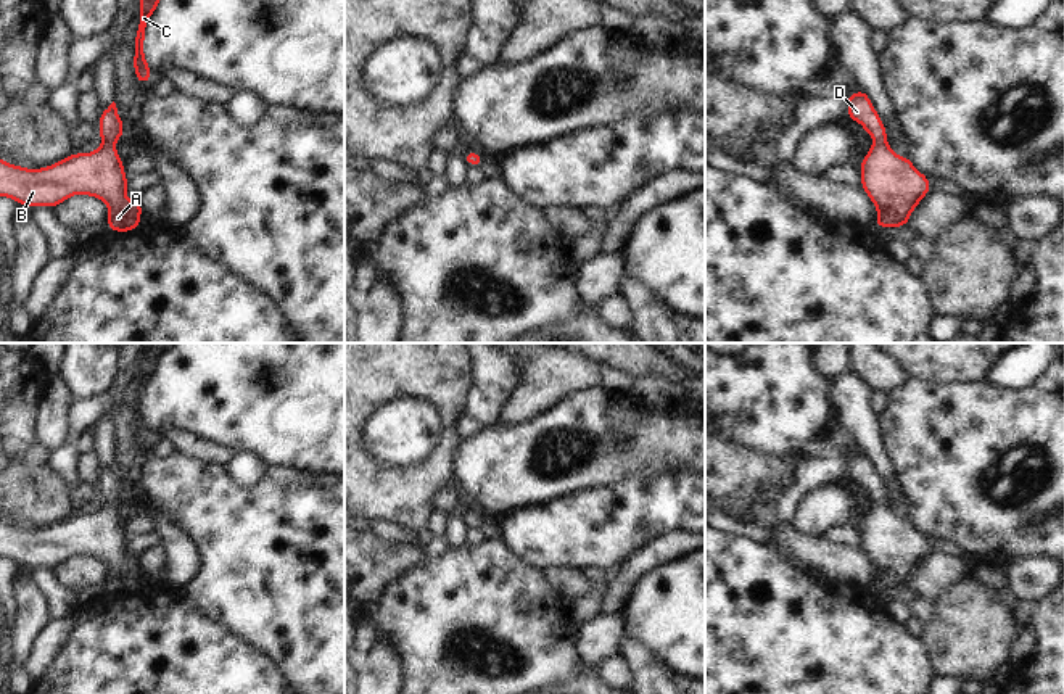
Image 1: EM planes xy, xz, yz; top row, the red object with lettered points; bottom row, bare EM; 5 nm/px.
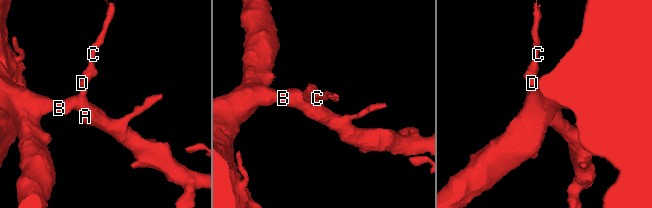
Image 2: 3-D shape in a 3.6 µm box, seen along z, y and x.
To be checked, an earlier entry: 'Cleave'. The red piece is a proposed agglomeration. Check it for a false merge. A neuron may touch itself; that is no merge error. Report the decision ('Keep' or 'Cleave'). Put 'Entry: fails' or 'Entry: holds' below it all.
Keep.
Entry: fails

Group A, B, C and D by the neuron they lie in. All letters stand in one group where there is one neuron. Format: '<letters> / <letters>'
A B C D

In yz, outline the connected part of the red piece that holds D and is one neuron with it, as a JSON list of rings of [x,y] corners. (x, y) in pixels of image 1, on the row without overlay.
[[[863,449],[847,457],[847,475],[874,501],[860,523],[860,547],[877,570],[874,588],[908,586],[913,572],[932,551],[927,536],[919,533],[908,517],[898,517],[887,504],[889,493]]]

